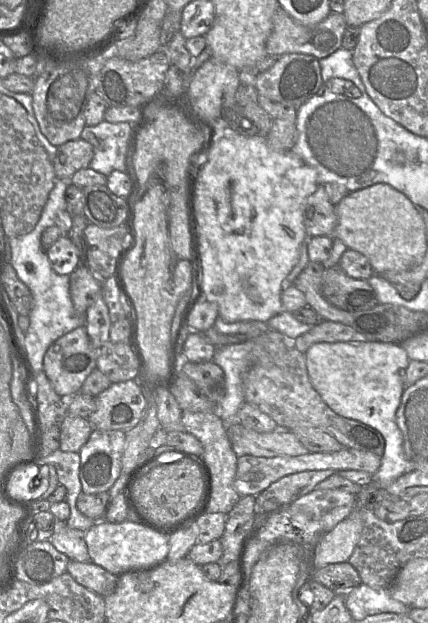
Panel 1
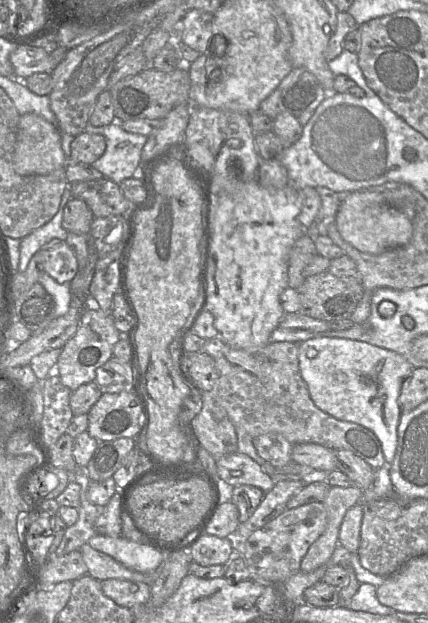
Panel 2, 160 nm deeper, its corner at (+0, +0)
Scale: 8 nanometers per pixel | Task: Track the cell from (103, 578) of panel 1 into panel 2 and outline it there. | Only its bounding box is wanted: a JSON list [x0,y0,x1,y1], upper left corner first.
[100,579,151,607]

